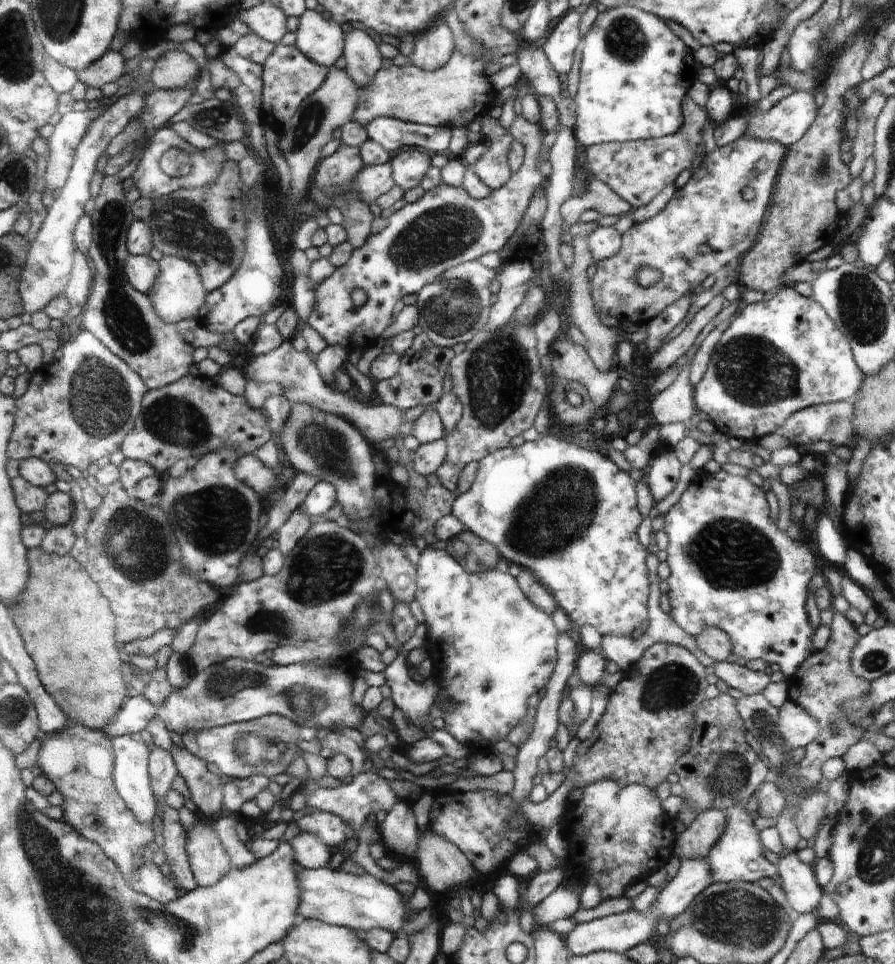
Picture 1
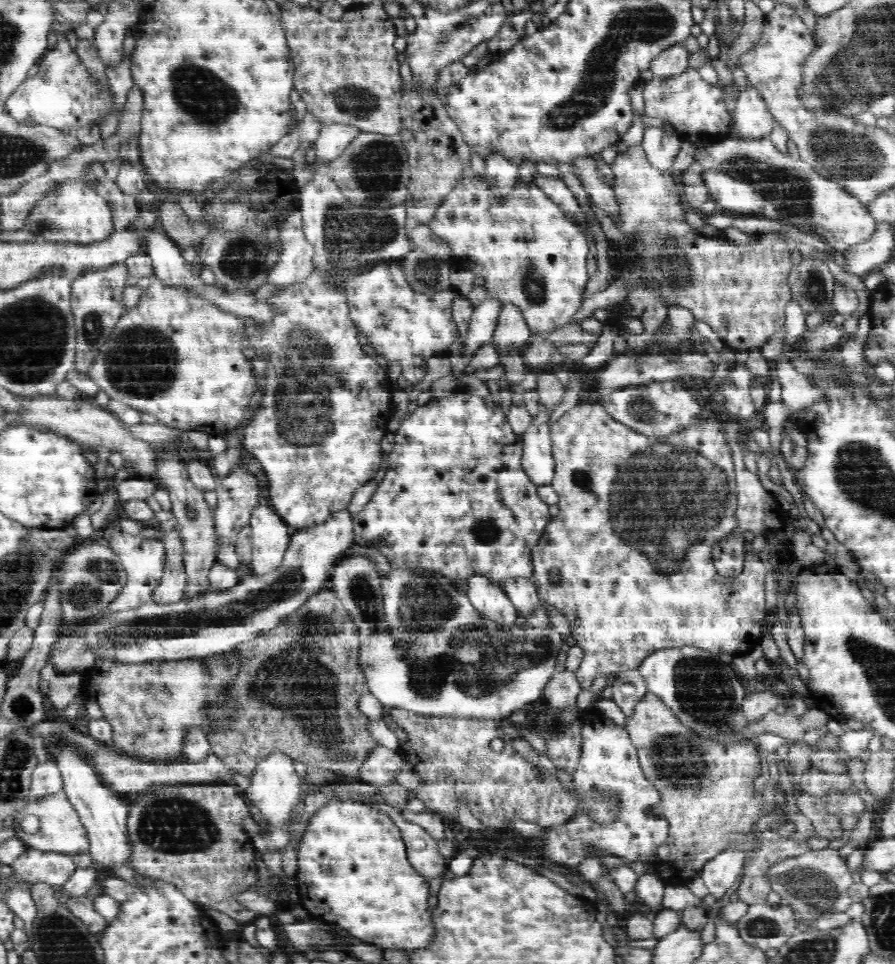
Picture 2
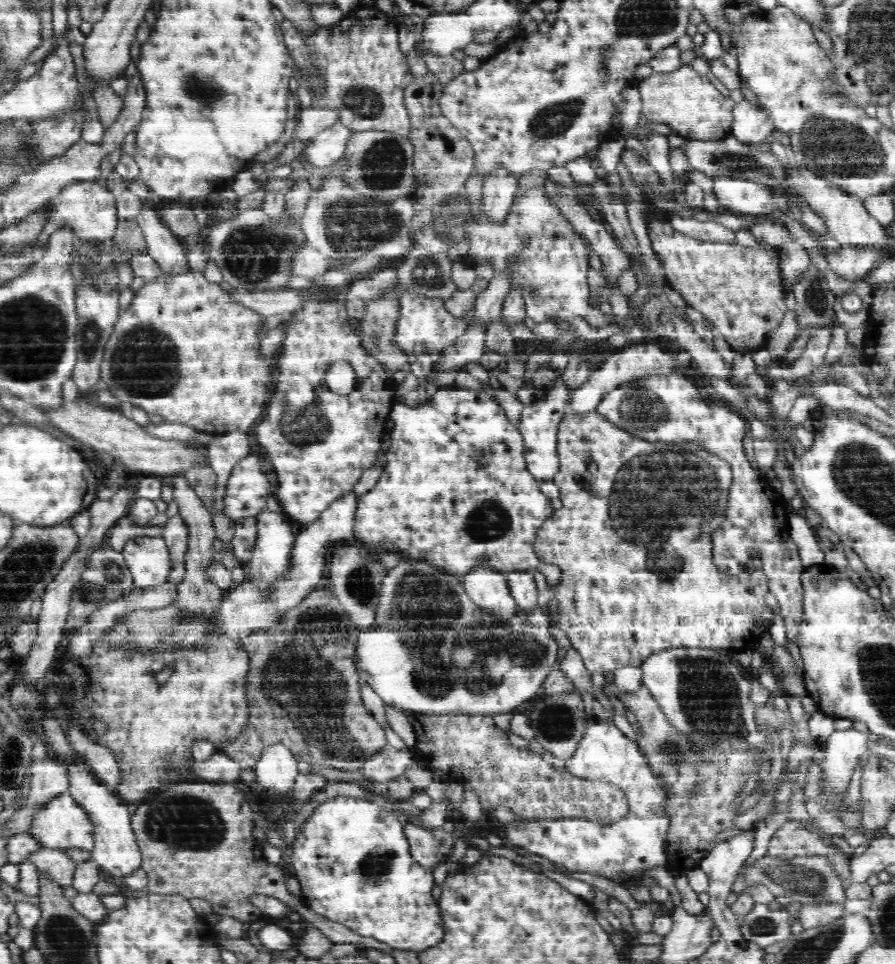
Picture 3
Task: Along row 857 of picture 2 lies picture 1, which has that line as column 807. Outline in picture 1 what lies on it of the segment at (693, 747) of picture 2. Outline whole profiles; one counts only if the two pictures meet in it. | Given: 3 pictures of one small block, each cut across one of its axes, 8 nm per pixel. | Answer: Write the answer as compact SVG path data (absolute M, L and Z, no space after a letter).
M834 611L831 623L830 642L824 649L811 652L806 657L806 662L796 668L796 674L785 681L788 684L788 698L794 704L798 704L808 716L818 720L820 730L817 738L805 746L805 755L799 762L800 768L796 772L796 779L789 781L784 788L790 790L790 794L804 792L808 788L816 788L822 778L822 768L826 760L844 756L844 753L856 744L862 734L868 729L862 728L860 724L852 724L852 720L844 714L844 704L850 704L854 700L861 700L868 694L871 682L856 676L850 666L850 654L860 635L856 627L843 613Z

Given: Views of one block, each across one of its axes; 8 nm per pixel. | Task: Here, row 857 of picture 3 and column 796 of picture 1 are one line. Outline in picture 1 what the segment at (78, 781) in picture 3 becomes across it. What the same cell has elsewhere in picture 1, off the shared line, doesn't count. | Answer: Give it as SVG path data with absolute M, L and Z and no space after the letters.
M794 91L770 110L758 110L744 134L752 134L766 142L790 147L809 131L817 118L815 92Z

